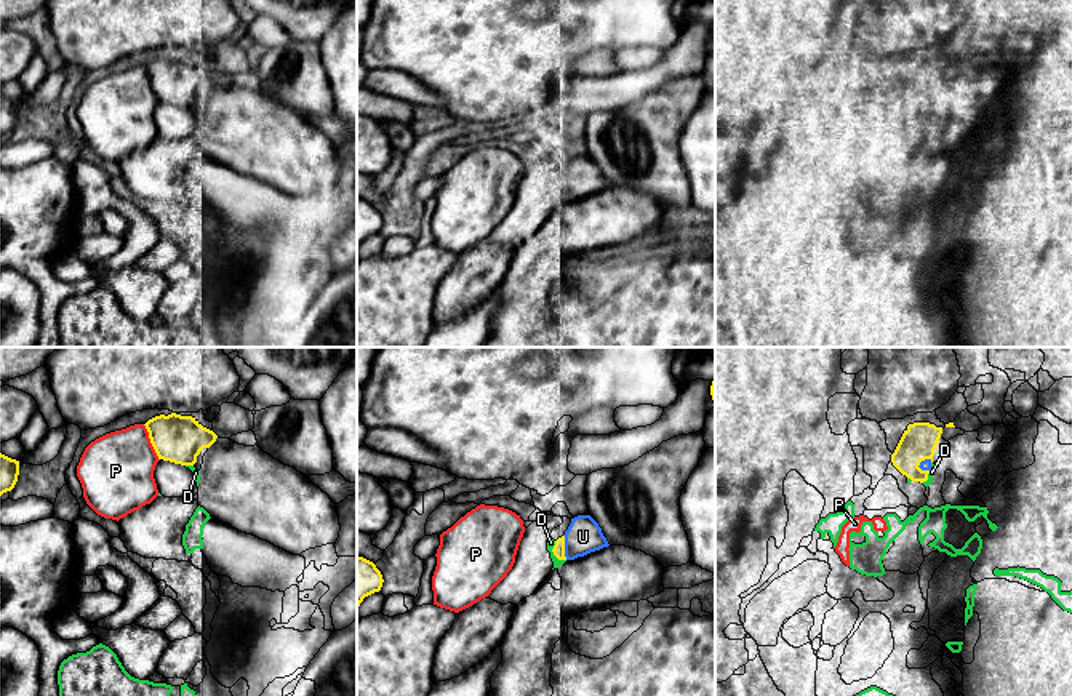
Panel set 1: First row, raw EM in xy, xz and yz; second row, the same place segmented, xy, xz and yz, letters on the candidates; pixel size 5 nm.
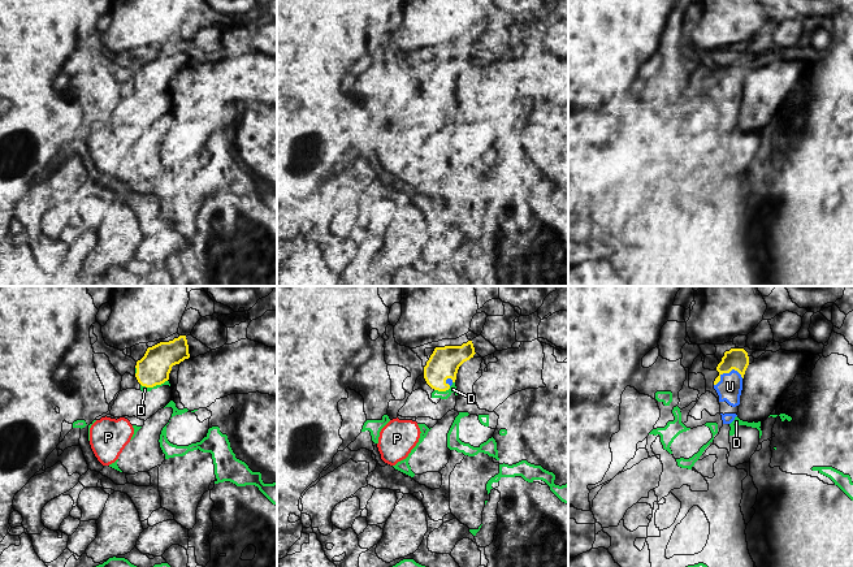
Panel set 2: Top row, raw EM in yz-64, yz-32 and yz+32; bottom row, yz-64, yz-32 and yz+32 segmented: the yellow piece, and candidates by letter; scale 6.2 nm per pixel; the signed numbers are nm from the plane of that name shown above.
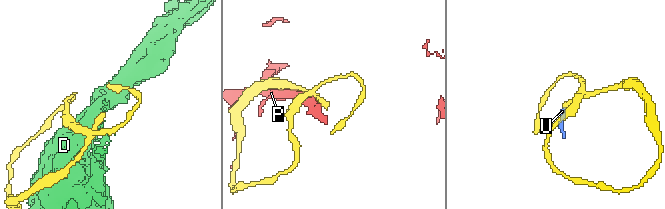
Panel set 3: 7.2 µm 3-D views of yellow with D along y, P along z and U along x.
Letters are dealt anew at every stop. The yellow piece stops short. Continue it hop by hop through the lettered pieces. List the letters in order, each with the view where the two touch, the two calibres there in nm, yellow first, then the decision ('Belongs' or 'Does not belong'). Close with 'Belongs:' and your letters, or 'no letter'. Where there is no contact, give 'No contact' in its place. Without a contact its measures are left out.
D: Touches yellow in xz. Thickness 60 nm (yellow) against 50 nm. Does not belong
P: Touches yellow in xy. Thickness 240 nm (yellow) against 380 nm. Does not belong
U: Touches yellow in xz. Thickness 60 nm (yellow) against 180 nm. Belongs
Belongs: U

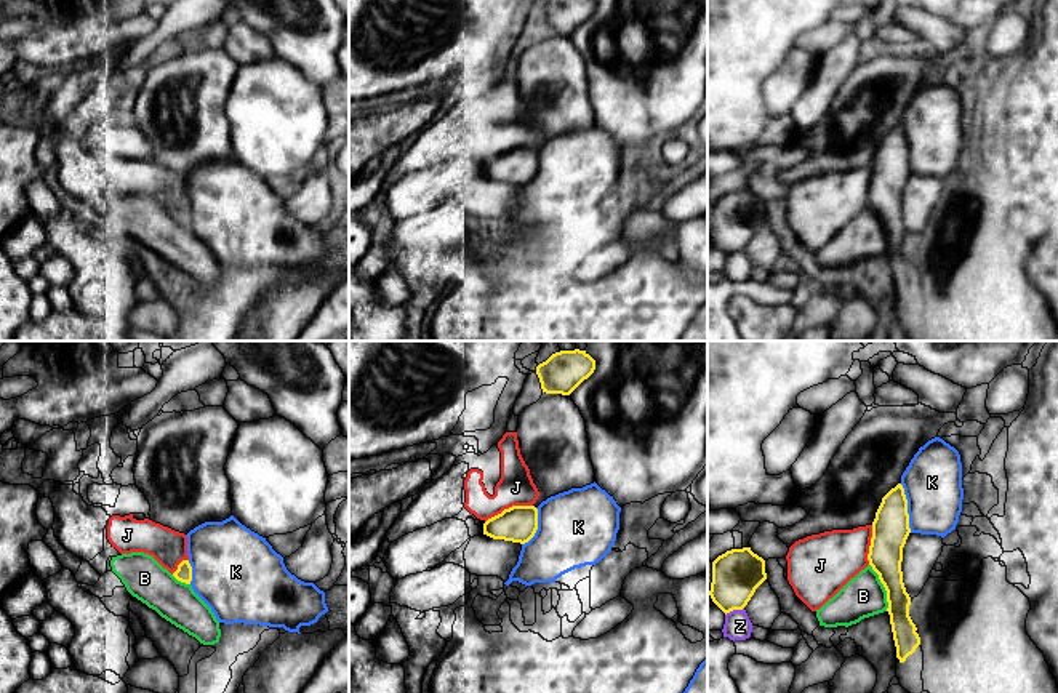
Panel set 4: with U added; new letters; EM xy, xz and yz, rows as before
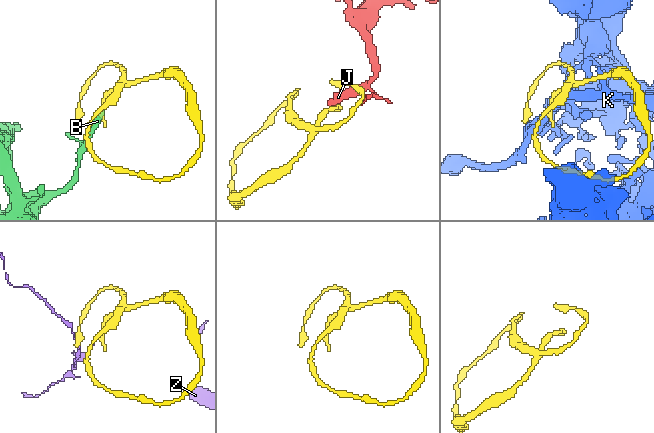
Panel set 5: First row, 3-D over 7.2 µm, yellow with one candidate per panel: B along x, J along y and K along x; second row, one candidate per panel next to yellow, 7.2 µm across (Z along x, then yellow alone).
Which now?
B: Touches yellow in yz. Thickness 180 nm (yellow) against 220 nm. Belongs
J: Touches yellow in xz. Thickness 190 nm (yellow) against 180 nm. Does not belong
K: Touches yellow in yz. Thickness 190 nm (yellow) against 300 nm. Does not belong
Z: Touches yellow in yz. Thickness 240 nm (yellow) against 140 nm. Does not belong
Belongs: B

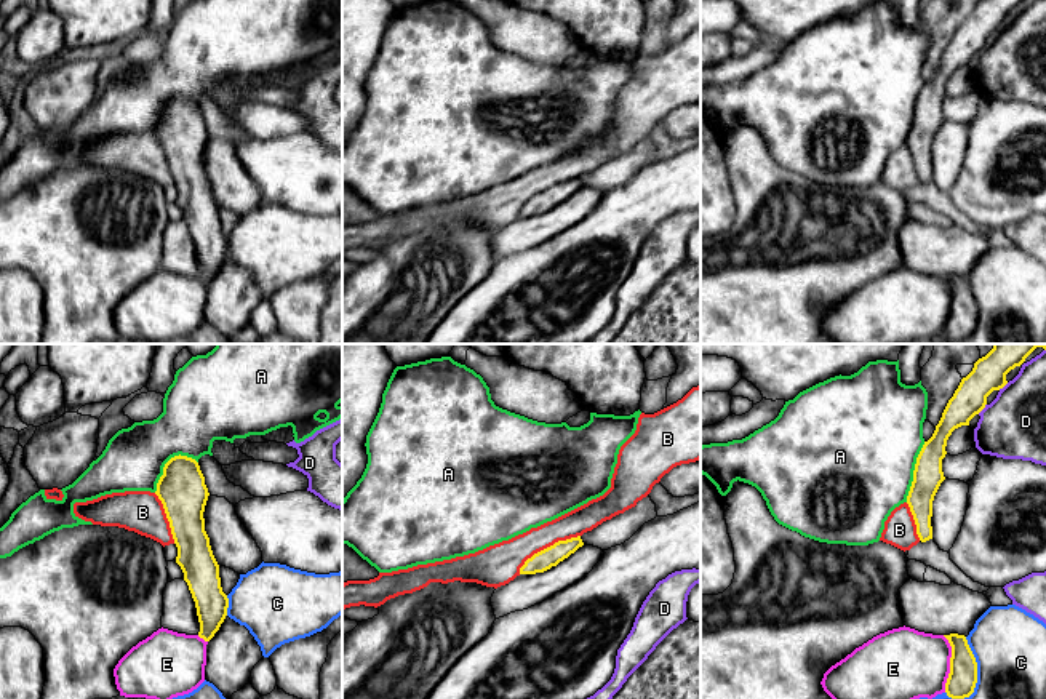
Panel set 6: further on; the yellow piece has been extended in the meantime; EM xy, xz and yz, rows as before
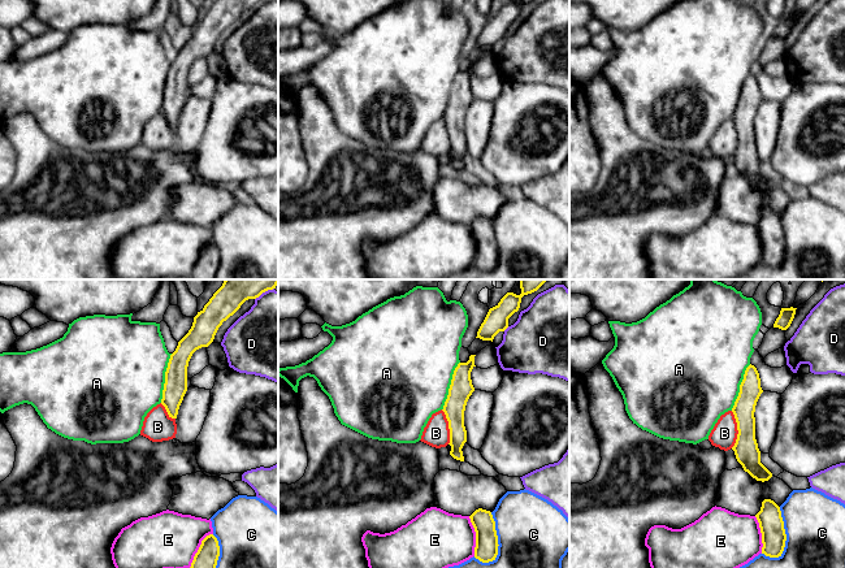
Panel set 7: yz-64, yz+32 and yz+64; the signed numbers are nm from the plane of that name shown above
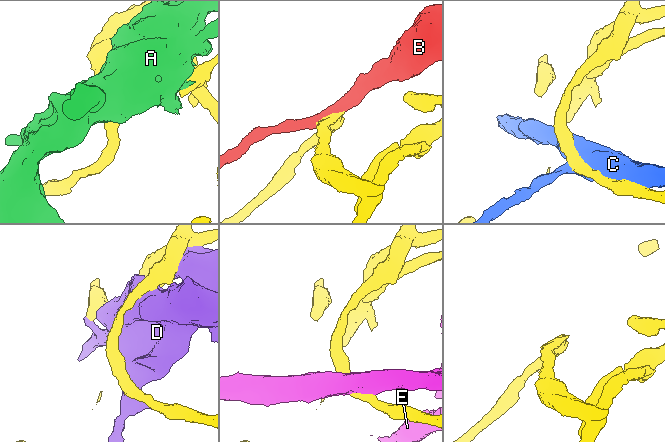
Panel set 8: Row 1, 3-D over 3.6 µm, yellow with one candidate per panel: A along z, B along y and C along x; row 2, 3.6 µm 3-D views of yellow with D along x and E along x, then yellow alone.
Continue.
A: Touches yellow in xy. Thickness 240 nm (yellow) against 300 nm. Does not belong
B: Touches yellow in xz. Thickness 100 nm (yellow) against 200 nm. Does not belong
C: Touches yellow in yz. Thickness 150 nm (yellow) against 360 nm. Does not belong
D: Touches yellow in yz. Thickness 170 nm (yellow) against 320 nm. Does not belong
E: Touches yellow in yz. Thickness 150 nm (yellow) against 360 nm. Does not belong
Belongs: no letter

